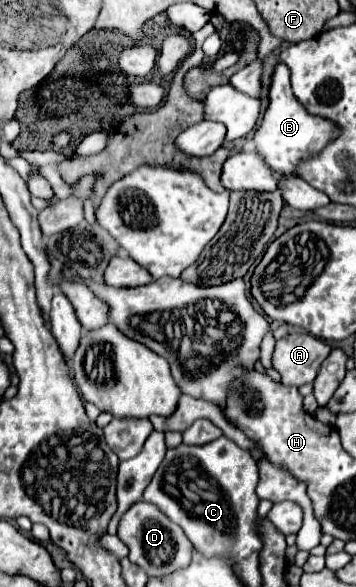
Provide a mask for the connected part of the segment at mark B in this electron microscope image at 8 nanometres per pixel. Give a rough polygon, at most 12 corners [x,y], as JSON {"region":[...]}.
{"region":[[278,63],[252,137],[274,171],[292,175],[336,135],[306,113]]}

